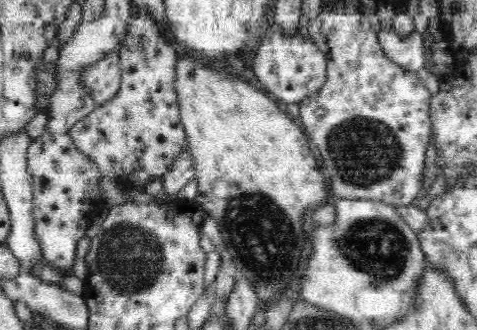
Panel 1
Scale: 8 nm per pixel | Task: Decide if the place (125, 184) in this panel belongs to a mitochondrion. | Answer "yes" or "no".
no

